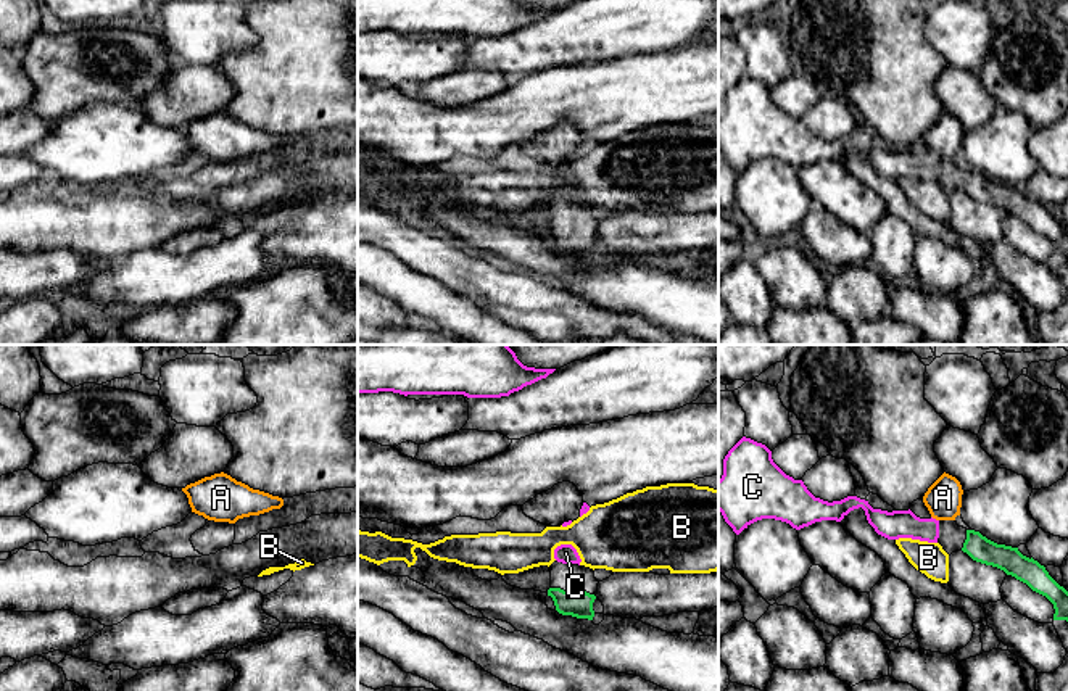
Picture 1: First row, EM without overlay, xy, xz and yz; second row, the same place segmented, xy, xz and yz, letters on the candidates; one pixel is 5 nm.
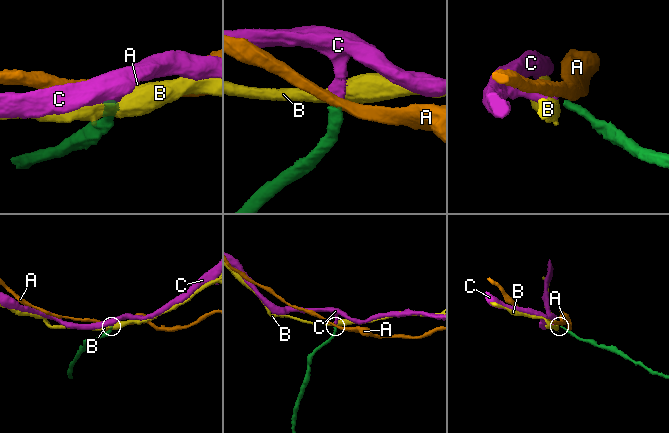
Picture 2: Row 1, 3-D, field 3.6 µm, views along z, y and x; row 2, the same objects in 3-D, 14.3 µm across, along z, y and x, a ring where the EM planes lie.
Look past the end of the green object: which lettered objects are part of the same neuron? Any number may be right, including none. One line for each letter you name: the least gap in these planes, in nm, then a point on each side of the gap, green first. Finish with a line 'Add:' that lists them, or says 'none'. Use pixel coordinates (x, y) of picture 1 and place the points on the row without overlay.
C: 130 nm apart; from green across xz (559, 227), (562, 202)
Add: C

